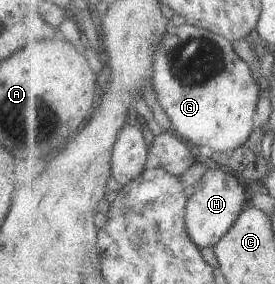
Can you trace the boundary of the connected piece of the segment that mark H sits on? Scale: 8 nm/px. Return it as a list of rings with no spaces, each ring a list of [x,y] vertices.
[[[226,168],[207,169],[202,179],[195,185],[195,192],[190,197],[187,225],[191,237],[200,248],[215,247],[242,217],[242,213],[251,203],[252,187],[241,177]]]

